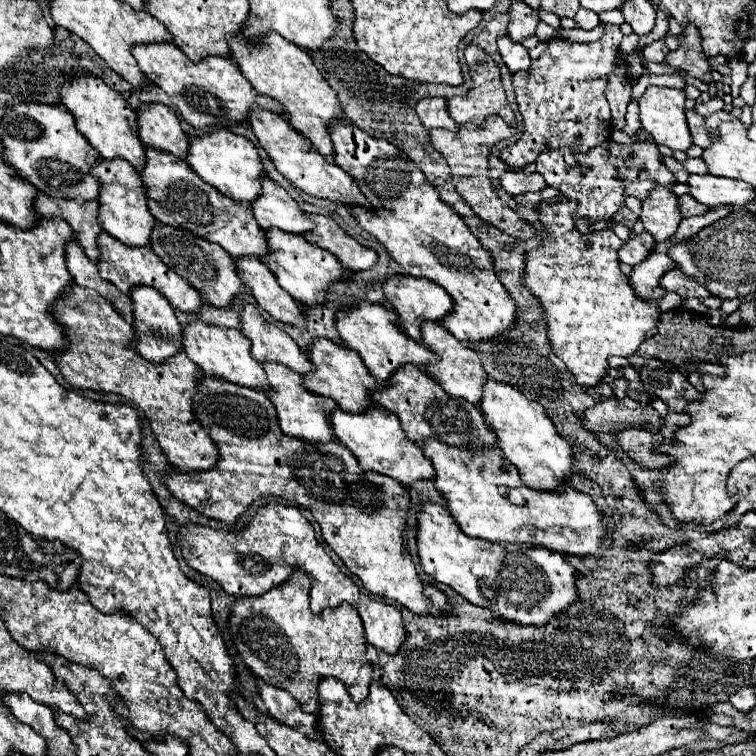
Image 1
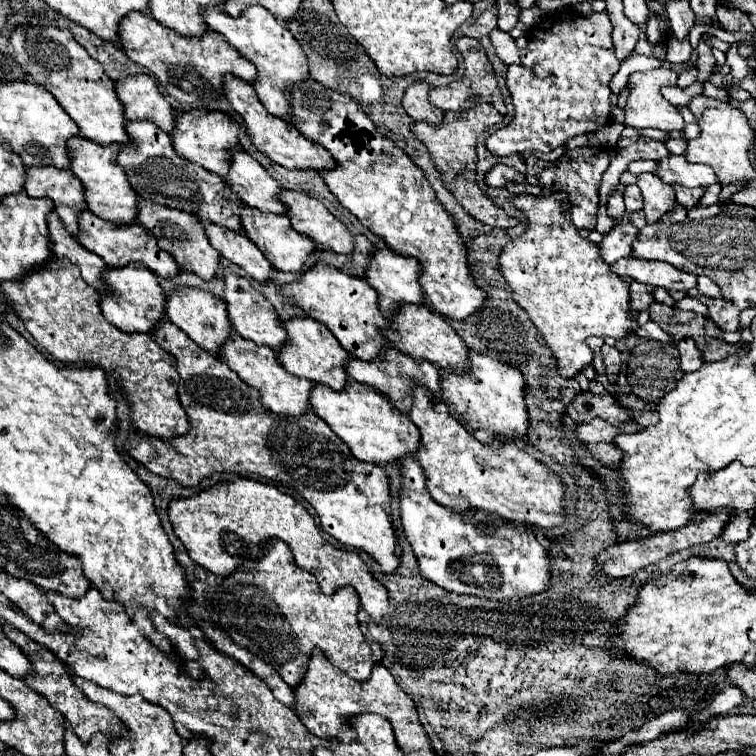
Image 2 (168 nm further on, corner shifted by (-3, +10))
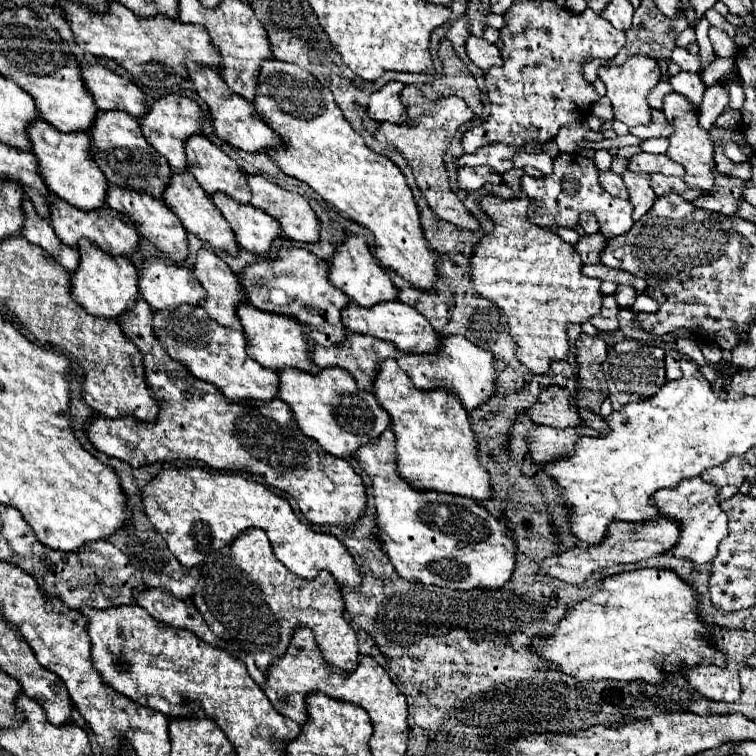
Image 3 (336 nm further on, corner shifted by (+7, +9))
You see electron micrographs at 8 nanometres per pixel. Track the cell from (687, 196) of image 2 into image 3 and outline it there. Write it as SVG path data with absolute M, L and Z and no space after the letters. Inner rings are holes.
M651 174L651 188L657 196L665 196L665 194L679 194L685 200L697 198L701 194L701 190L689 190L685 186L685 182L681 182L681 178L673 178L673 176L663 176L663 174Z

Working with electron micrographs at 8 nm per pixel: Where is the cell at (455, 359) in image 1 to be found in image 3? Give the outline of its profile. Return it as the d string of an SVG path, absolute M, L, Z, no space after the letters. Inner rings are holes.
M399 300L381 302L381 304L375 304L371 308L363 308L363 306L357 306L355 302L351 302L341 310L341 320L343 320L343 326L347 330L359 332L359 334L369 334L369 336L375 336L379 340L391 342L401 352L431 354L433 350L437 350L437 346L441 342L437 338L433 326L427 322L427 318L421 316L415 308L411 308Z

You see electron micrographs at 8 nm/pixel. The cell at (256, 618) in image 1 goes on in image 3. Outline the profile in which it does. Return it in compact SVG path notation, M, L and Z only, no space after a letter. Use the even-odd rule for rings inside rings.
M247 528L241 532L229 546L211 552L201 566L201 576L193 592L193 604L201 612L207 626L225 642L237 646L245 654L251 654L255 660L255 666L263 672L273 664L273 660L281 658L289 646L289 638L293 636L293 630L297 626L309 626L315 634L315 640L319 644L319 650L323 652L325 660L335 666L343 668L347 672L357 668L357 636L355 630L347 624L343 618L343 594L337 586L335 578L329 572L317 574L313 580L299 578L289 568L285 568L273 554L267 534L261 528Z

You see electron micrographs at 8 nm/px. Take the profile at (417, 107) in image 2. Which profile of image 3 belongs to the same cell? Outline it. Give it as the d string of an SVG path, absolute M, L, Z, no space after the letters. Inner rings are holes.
M391 80L381 90L373 92L367 106L369 118L373 118L375 122L393 122L393 124L401 122L405 116L405 106L399 98L401 90L403 84Z

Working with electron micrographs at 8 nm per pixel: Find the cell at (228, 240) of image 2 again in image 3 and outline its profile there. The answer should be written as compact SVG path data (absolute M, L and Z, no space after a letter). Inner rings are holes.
M175 172L175 174L171 174L171 180L169 180L167 188L163 190L163 196L161 198L179 216L179 220L185 226L187 232L195 234L197 238L201 238L203 242L207 242L211 248L237 254L239 246L237 246L237 240L235 240L233 230L227 226L227 222L221 216L221 212L213 206L209 194L205 194L205 190L201 190L201 186L193 178L193 174L189 174L189 172L181 172L181 174Z

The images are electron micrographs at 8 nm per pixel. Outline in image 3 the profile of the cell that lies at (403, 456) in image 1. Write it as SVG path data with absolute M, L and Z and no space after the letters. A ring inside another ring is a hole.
M283 368L277 372L277 376L277 398L289 404L301 432L309 438L315 438L321 448L329 450L333 456L351 456L355 454L357 446L377 438L383 430L391 428L389 416L379 408L373 392L357 390L353 376L343 368L323 368L319 374Z

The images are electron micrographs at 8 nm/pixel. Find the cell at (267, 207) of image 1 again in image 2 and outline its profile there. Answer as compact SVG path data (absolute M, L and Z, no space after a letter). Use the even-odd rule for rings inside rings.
M243 149L233 151L233 163L227 177L223 177L245 205L257 207L263 213L287 213L287 207L279 199L281 185Z

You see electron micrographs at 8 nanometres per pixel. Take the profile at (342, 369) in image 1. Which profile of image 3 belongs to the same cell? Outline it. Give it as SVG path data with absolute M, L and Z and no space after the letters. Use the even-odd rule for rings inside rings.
M241 302L237 306L237 316L241 320L245 338L247 338L247 354L257 360L261 366L269 370L281 368L299 368L309 372L309 328L297 324L289 316L277 316L271 312L263 312L253 304Z

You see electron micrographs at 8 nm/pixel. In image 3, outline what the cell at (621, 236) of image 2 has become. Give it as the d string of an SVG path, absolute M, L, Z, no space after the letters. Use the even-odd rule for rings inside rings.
M583 234L579 238L579 242L575 244L575 252L581 256L583 264L597 264L599 262L599 250L603 250L605 246L605 238L601 234Z

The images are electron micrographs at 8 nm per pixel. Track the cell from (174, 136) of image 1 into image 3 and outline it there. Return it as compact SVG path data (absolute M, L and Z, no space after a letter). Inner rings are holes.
M81 64L81 80L99 110L125 110L135 118L145 116L145 94L129 78L111 72L103 64Z

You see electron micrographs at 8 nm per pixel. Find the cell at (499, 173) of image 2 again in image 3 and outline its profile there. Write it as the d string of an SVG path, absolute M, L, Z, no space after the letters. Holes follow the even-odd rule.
M485 166L475 168L459 168L457 170L457 186L461 190L477 190L483 184L499 184L501 176L493 170L485 170Z

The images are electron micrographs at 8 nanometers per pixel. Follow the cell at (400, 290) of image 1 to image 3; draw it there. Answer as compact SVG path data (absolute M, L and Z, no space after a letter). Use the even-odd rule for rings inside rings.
M345 236L335 248L329 268L329 280L333 286L343 290L359 306L375 306L383 300L397 300L397 288L391 284L389 274L377 264L363 236Z

